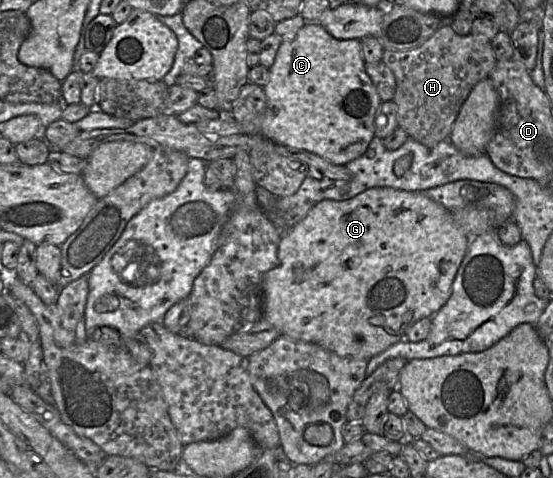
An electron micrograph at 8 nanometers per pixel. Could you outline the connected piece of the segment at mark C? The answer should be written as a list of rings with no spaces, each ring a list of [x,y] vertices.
[[[307,21],[292,41],[282,41],[269,69],[270,79],[264,92],[267,107],[261,134],[286,147],[312,152],[335,165],[346,165],[362,156],[374,134],[374,121],[382,100],[365,71],[359,39],[334,38],[319,21]]]

